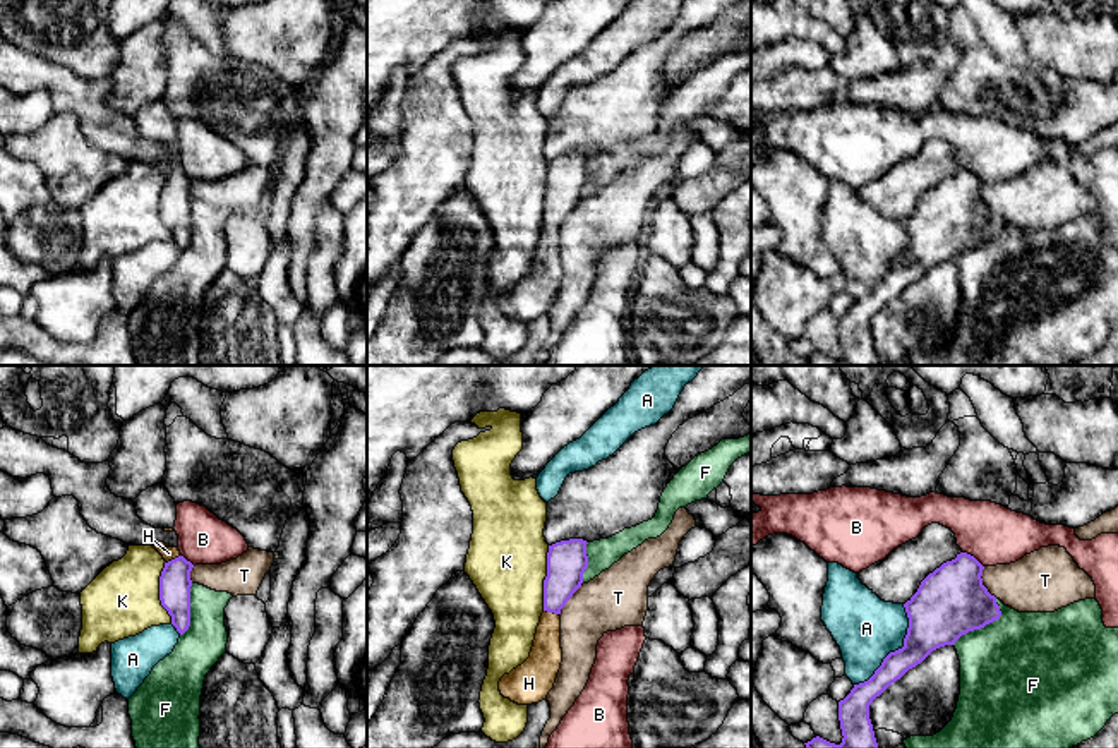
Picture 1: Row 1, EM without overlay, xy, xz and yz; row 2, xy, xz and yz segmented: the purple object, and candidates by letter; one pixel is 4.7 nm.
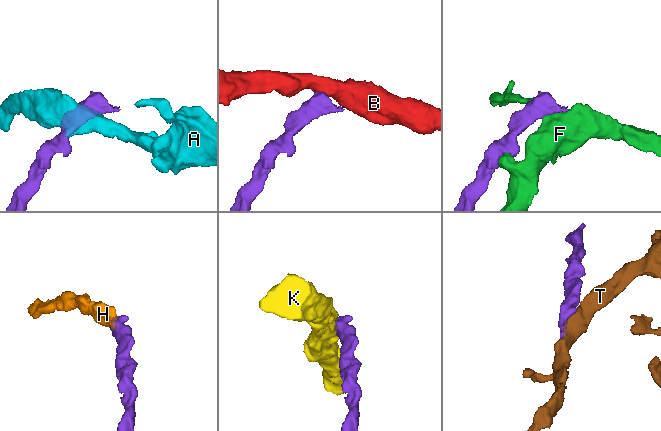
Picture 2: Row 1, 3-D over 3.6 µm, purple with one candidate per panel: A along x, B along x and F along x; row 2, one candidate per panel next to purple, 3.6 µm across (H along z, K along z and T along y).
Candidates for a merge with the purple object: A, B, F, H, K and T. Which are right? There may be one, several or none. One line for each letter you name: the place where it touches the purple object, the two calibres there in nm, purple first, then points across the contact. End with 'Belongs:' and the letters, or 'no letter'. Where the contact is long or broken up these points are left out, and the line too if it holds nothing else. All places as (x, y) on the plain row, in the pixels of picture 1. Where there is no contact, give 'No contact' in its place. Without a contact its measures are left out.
H: Touches purple at xy (175, 174). Thickness 150 nm (purple) against 60 nm. Path across: xy (175, 198), (175, 174), (168, 168)
Belongs: H

